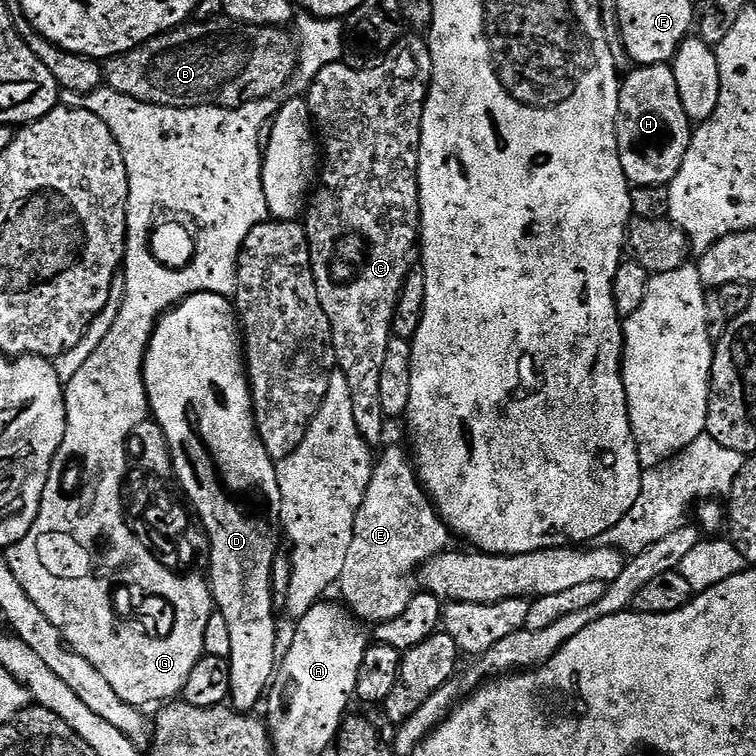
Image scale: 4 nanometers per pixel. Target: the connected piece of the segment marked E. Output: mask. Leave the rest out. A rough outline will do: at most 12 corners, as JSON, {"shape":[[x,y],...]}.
{"shape":[[409,449],[373,463],[338,589],[372,626],[453,533]]}

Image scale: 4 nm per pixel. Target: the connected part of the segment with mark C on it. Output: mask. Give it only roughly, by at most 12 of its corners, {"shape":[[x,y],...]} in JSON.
{"shape":[[405,34],[318,70],[306,204],[354,422],[383,445],[382,362],[420,258],[432,55]]}

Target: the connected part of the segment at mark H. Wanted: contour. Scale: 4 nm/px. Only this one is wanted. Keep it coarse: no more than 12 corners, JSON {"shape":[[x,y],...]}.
{"shape":[[668,62],[623,77],[616,119],[635,187],[669,185],[694,131]]}

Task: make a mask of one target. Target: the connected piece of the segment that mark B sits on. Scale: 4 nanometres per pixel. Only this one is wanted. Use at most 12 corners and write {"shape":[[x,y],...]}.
{"shape":[[185,22],[103,65],[167,108],[237,108],[292,83],[287,27]]}

